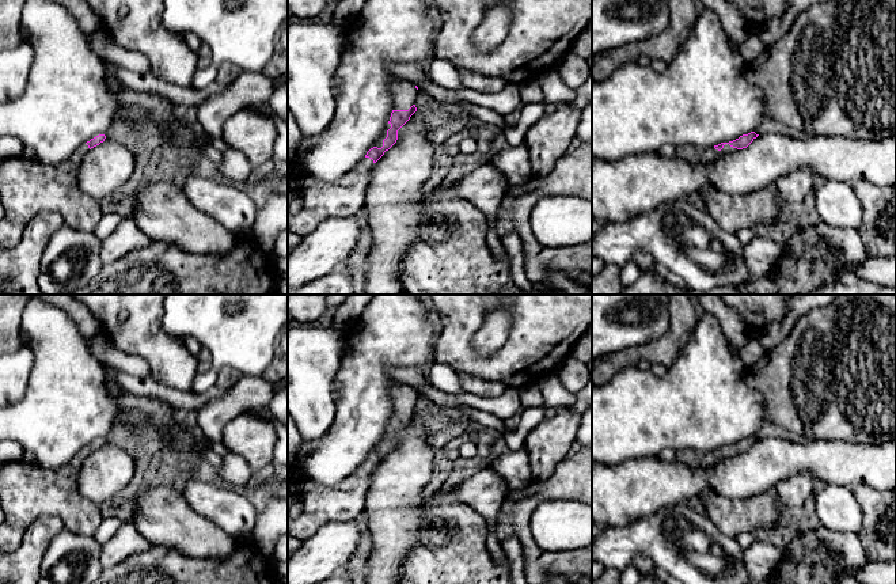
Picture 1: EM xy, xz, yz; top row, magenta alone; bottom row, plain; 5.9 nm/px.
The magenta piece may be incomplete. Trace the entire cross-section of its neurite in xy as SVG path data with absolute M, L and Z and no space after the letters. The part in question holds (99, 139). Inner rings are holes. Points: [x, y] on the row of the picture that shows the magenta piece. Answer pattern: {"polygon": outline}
{"polygon": "M99 134L60 164L45 164L39 160L27 160L23 156L0 160L0 198L4 216L0 220L0 247L15 247L24 232L26 225L41 212L58 212L67 227L80 231L94 231L103 213L100 201L81 191L77 183L77 171L87 152L103 143L105 134Z"}

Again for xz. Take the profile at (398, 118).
{"polygon": "M405 79L391 80L394 110L386 132L367 152L365 158L343 177L333 181L319 181L307 177L296 155L288 166L288 187L292 194L303 198L303 211L288 216L288 228L300 238L311 234L322 221L330 217L354 216L365 206L365 194L375 163L398 140L398 130L417 111L418 87Z"}

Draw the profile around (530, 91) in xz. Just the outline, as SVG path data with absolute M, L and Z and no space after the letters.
M531 80L520 84L520 99L521 105L543 102L544 96L543 92L540 91L539 81Z

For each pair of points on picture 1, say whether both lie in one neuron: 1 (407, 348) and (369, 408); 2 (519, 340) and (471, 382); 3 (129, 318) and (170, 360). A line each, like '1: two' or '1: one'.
1: one
2: two
3: one

